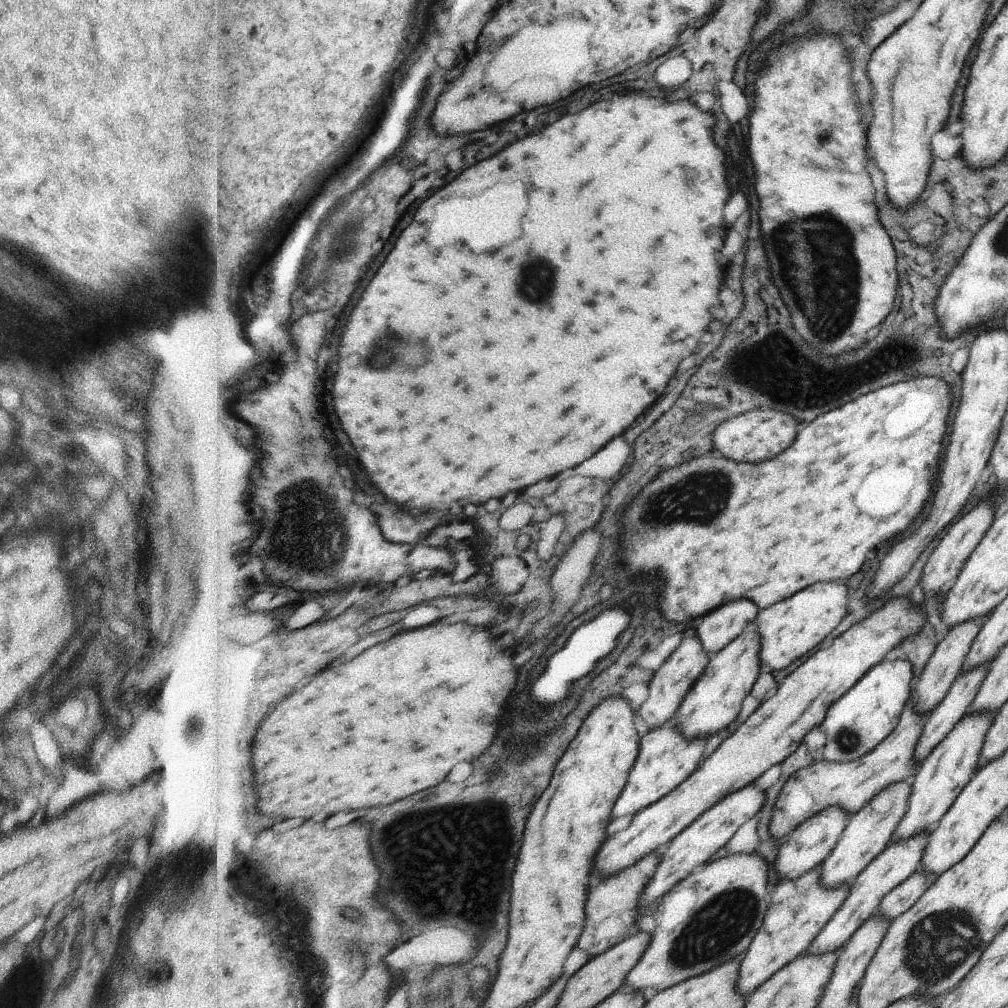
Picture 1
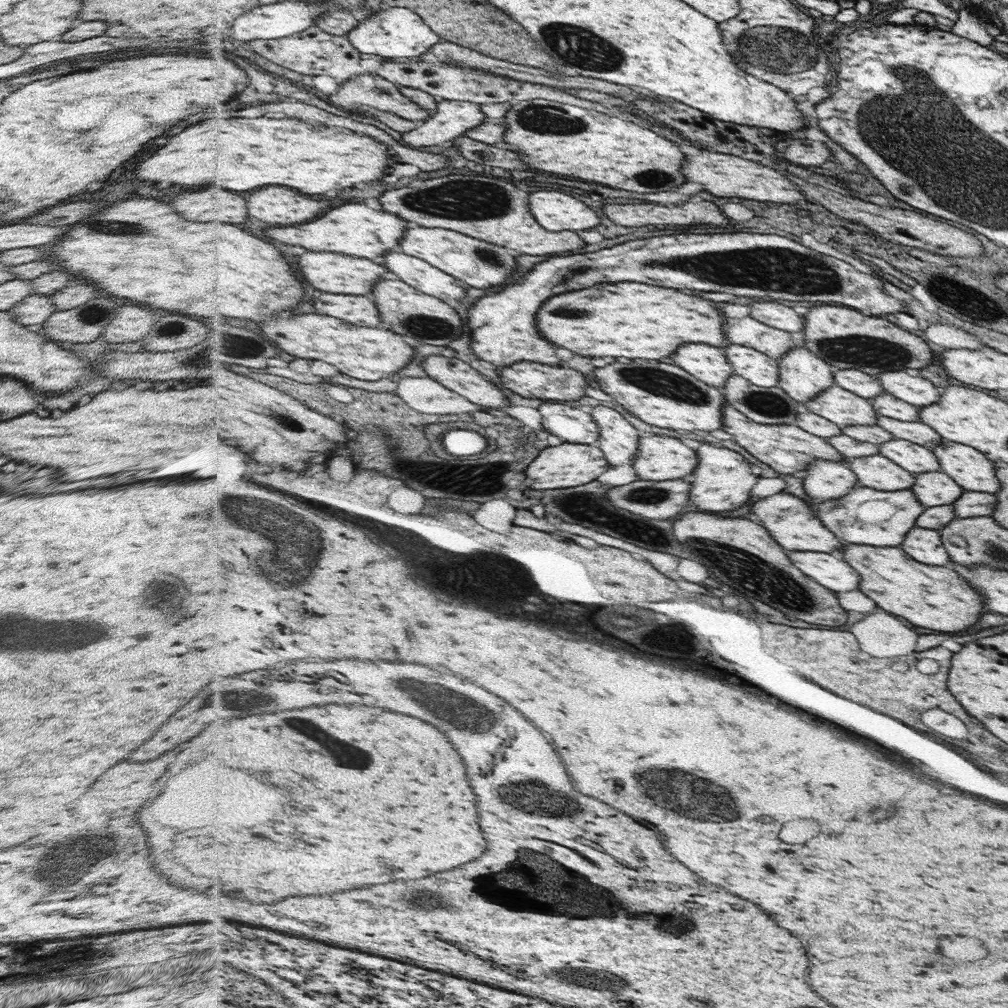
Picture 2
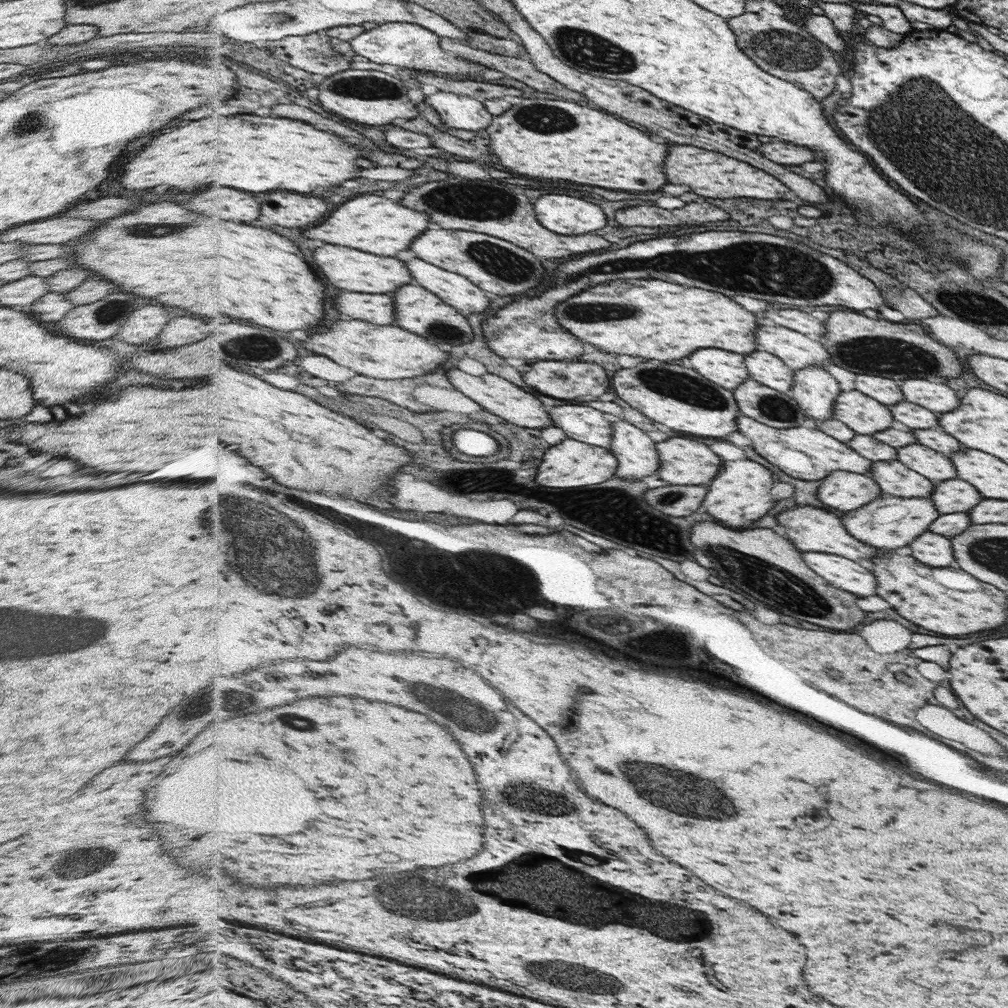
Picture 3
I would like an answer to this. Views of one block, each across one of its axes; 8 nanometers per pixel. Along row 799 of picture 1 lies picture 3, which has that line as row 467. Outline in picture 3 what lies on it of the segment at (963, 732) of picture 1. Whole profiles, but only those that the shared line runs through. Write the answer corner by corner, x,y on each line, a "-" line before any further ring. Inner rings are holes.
920,442
897,448
896,459
933,482
944,482
944,480
959,477
956,464
952,463
950,457
936,452
936,449
922,445

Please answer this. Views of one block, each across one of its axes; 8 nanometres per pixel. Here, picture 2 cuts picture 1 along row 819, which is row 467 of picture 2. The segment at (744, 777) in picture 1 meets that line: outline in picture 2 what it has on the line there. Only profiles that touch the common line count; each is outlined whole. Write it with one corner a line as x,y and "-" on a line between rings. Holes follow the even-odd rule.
646,434
640,438
640,452
632,460
638,477
646,480
678,480
698,466
698,453
679,438

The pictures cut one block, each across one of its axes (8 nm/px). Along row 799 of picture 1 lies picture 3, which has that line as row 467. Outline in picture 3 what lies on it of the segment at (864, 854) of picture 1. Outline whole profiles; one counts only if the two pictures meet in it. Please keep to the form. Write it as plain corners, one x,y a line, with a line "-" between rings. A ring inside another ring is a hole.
896,460
872,461
871,476
885,495
930,498
935,482

